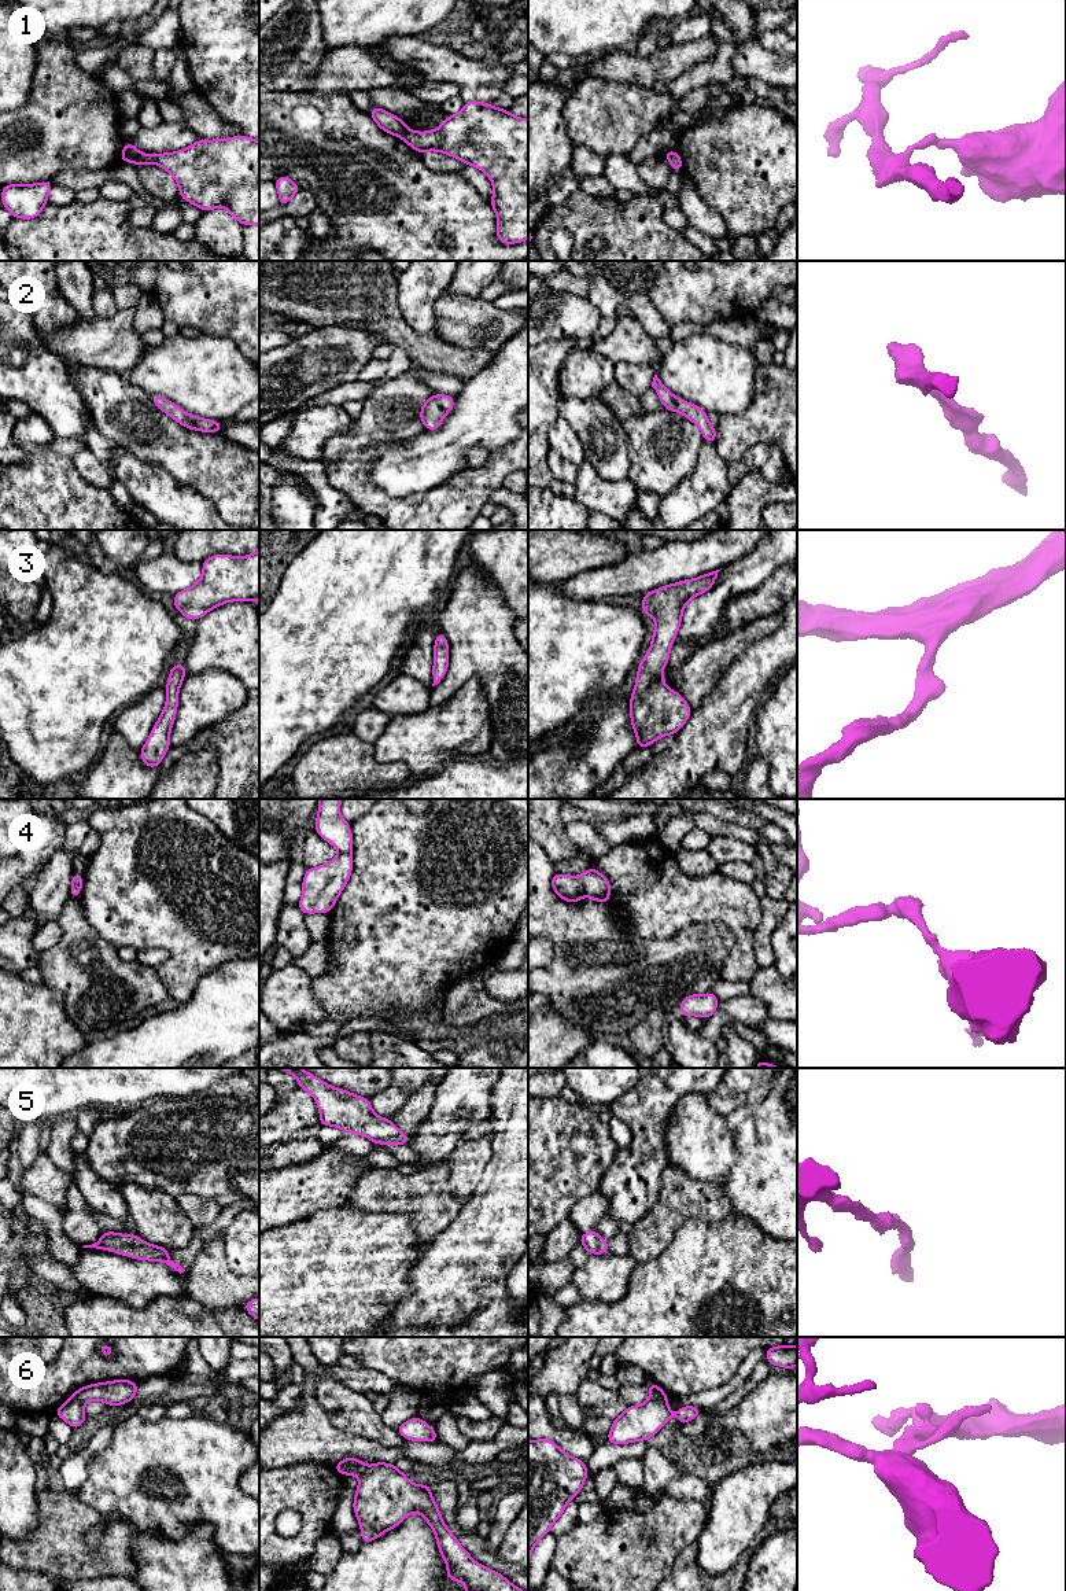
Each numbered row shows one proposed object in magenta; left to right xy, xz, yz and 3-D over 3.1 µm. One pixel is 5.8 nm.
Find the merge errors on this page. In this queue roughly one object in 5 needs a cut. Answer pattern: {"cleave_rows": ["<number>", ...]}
{"cleave_rows": ["1", "6"]}

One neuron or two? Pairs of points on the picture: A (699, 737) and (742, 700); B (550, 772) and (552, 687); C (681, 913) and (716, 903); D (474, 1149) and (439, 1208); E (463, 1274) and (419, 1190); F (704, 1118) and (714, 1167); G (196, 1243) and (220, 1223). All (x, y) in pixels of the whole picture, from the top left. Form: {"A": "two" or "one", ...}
{"A": "one", "B": "two", "C": "one", "D": "two", "E": "two", "F": "one", "G": "one"}

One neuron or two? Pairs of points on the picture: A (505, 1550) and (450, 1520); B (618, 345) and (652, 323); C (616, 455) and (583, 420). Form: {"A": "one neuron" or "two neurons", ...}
{"A": "two neurons", "B": "two neurons", "C": "one neuron"}

